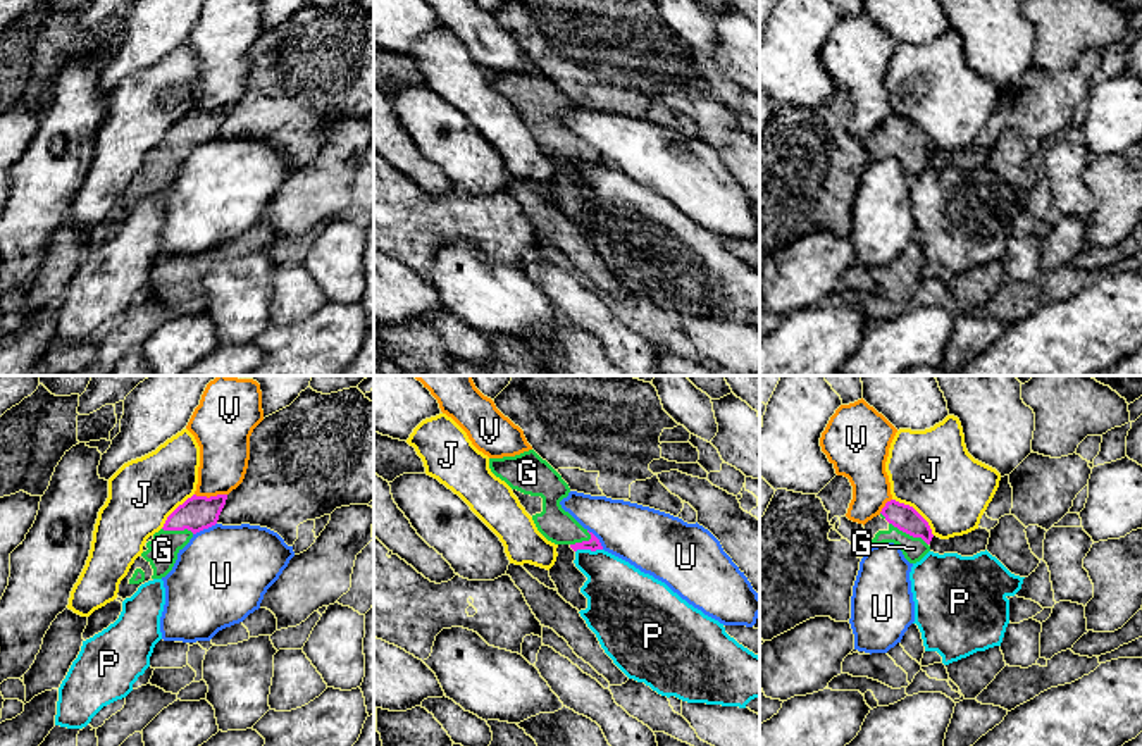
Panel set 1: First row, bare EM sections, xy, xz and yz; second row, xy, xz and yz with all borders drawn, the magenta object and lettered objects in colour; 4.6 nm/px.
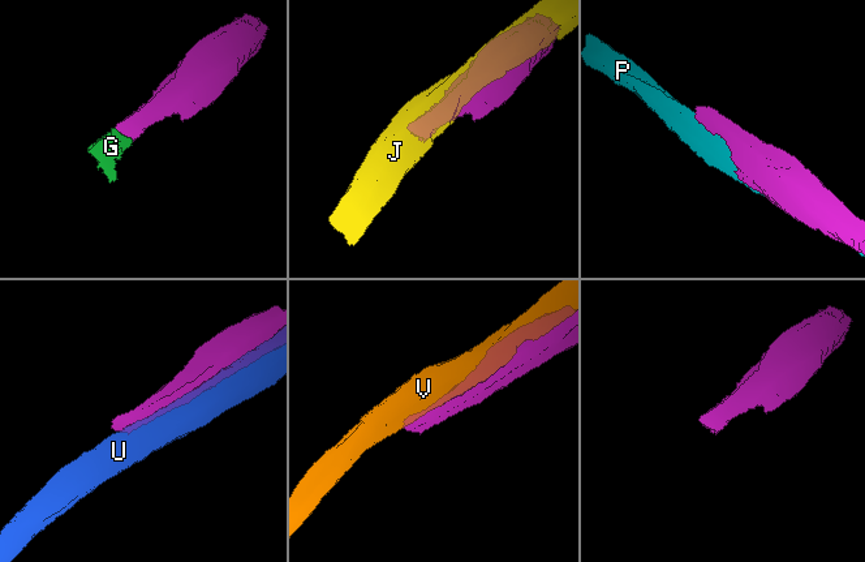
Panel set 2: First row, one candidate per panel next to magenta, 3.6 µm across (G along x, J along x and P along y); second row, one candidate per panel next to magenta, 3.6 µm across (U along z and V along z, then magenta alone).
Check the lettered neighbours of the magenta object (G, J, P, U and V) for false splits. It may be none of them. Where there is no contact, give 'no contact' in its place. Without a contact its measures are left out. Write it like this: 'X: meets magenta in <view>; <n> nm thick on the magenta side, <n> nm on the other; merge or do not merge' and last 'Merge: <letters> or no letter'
G: meets magenta in yz; 120 nm thick on the magenta side, 110 nm on the other; merge
J: meets magenta in yz; 120 nm thick on the magenta side, 380 nm on the other; do not merge
P: meets magenta in xz; 60 nm thick on the magenta side, 300 nm on the other; do not merge
U: meets magenta in xy; 160 nm thick on the magenta side, 440 nm on the other; do not merge
V: meets magenta in xy; 160 nm thick on the magenta side, 240 nm on the other; do not merge
Merge: G

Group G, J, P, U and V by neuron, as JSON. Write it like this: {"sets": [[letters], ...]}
{"sets": [["G"], ["J"], ["P"], ["U"], ["V"]]}

